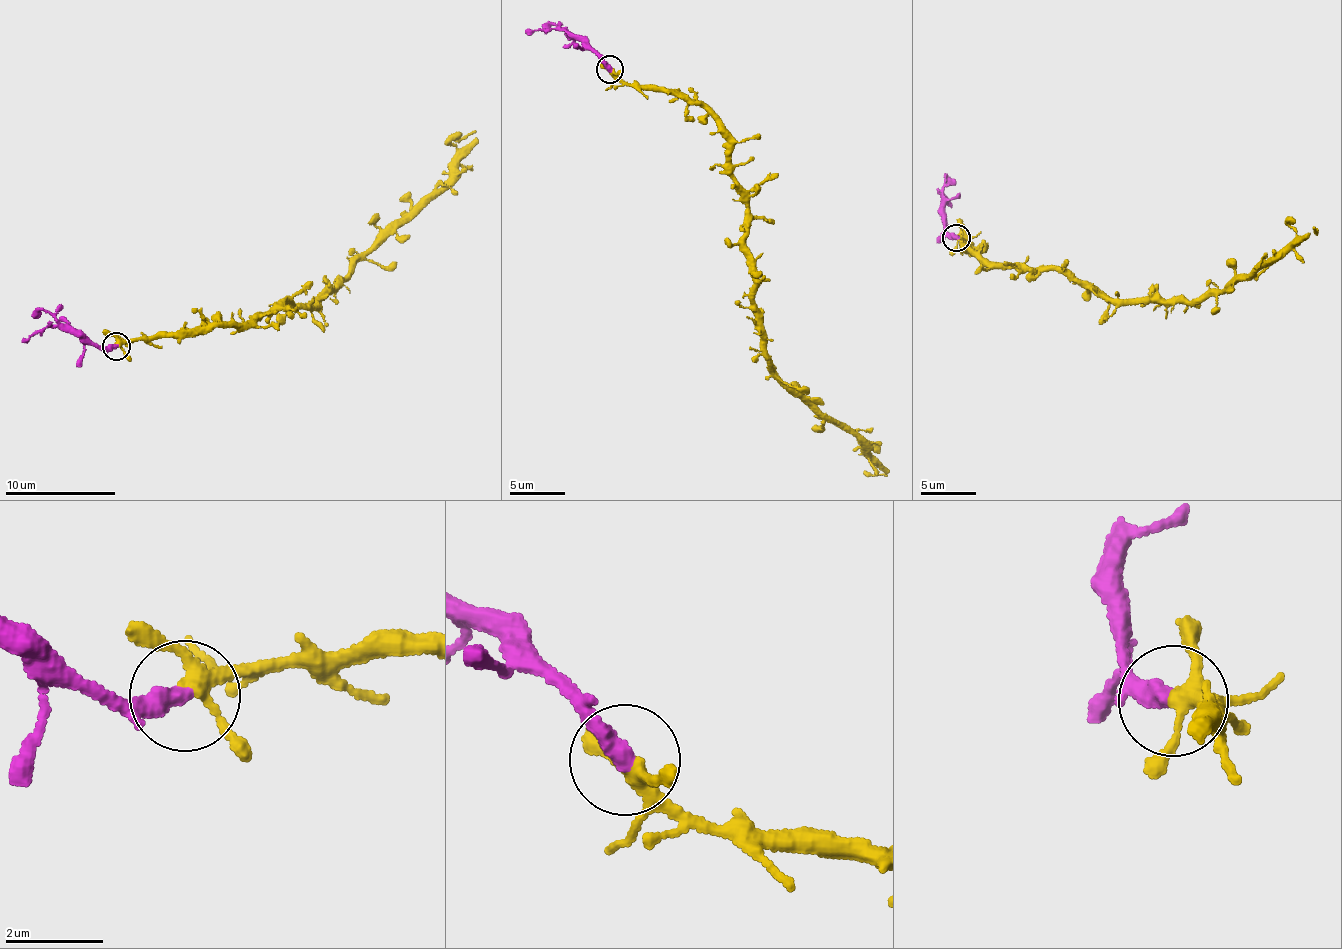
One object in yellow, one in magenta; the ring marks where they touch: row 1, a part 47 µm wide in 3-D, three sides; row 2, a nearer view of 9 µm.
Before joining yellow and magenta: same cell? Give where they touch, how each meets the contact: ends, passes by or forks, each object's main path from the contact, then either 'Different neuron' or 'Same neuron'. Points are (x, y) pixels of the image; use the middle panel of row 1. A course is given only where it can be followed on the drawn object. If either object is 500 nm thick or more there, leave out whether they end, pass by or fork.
Place: (609, 69). At the ring yellow forks. At the ring magenta ends. Course of yellow: (609, 70), (686, 96), (727, 141), (761, 355), (782, 388), (887, 472), (864, 472). Course of magenta: (609, 70), (564, 30), (525, 29). Same neuron

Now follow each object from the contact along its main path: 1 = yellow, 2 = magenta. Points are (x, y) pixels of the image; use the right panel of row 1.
1: (957, 238), (966, 238), (961, 251), (993, 263), (1071, 272), (1119, 301), (1192, 303), (1226, 292), (1314, 231)
2: (957, 238), (949, 234), (941, 197), (944, 194), (947, 203)

